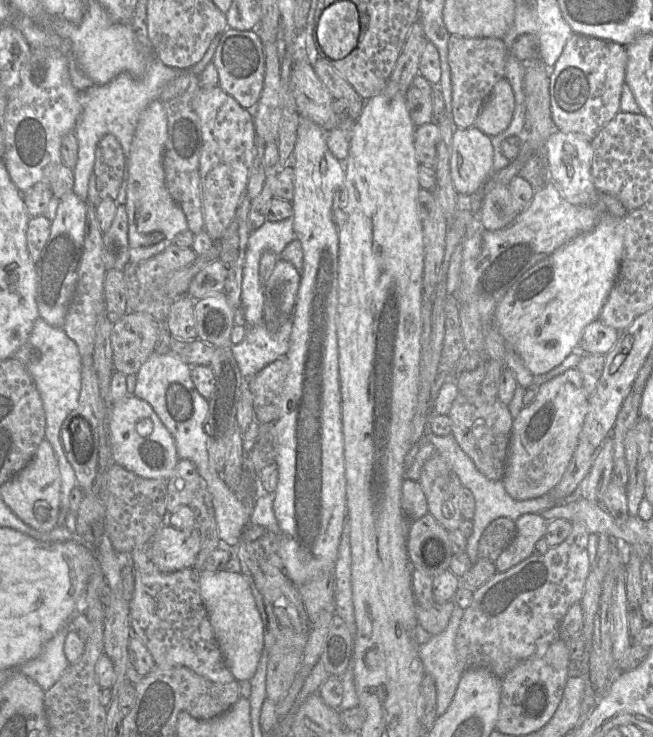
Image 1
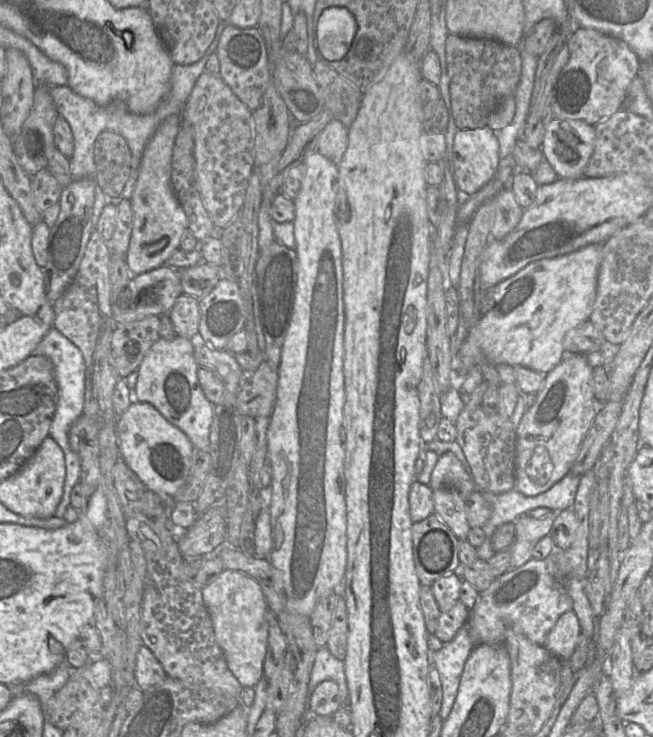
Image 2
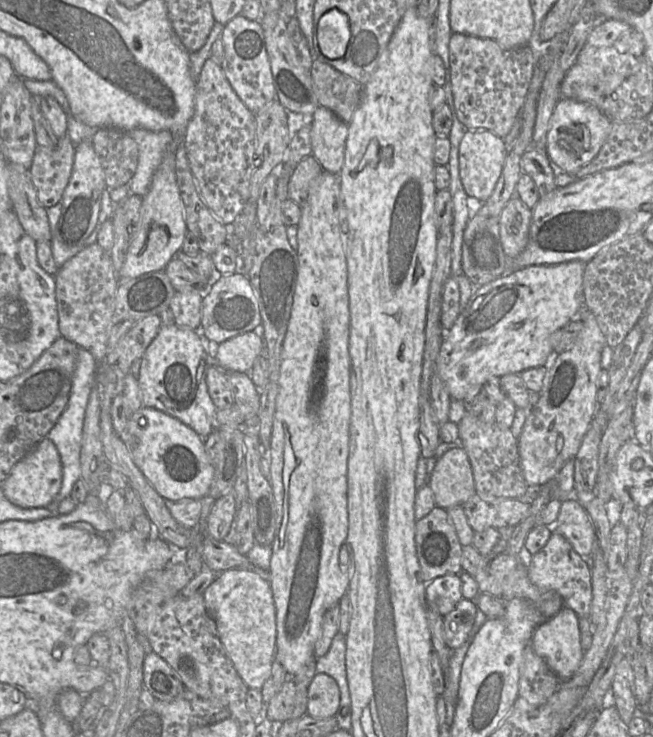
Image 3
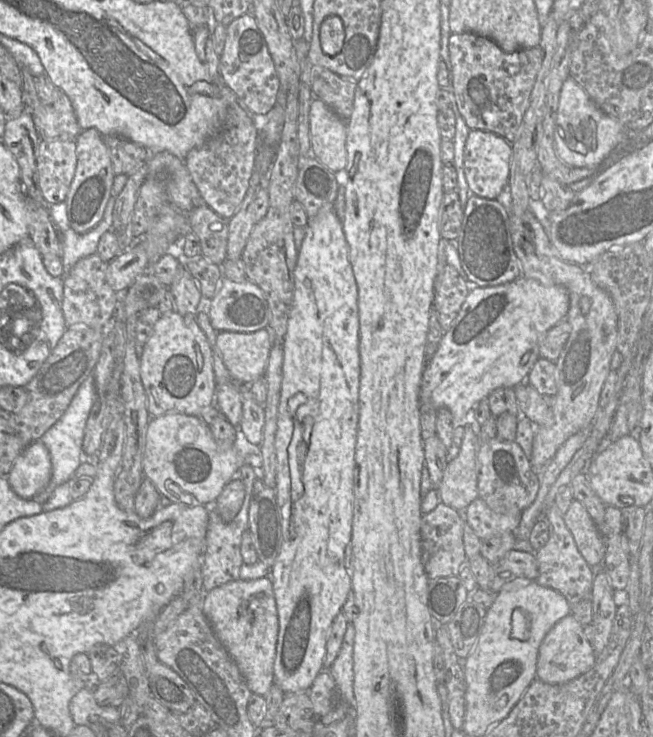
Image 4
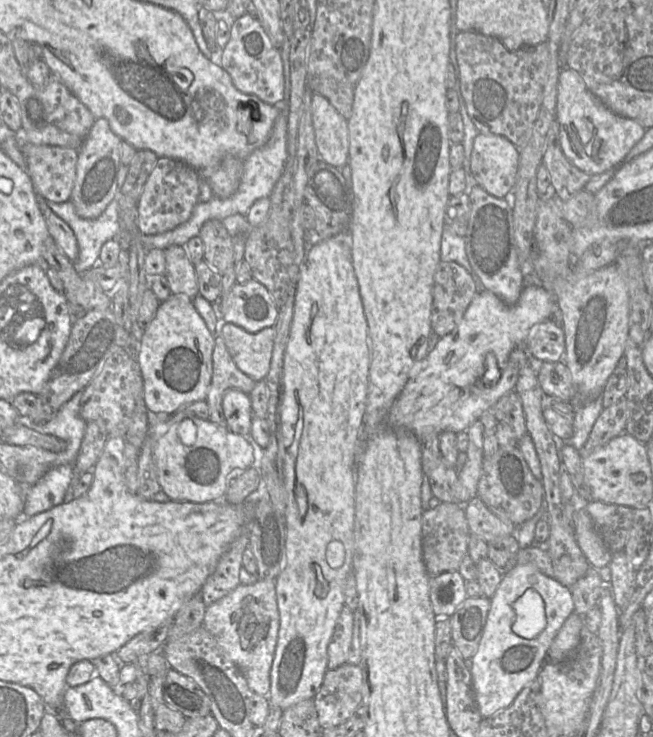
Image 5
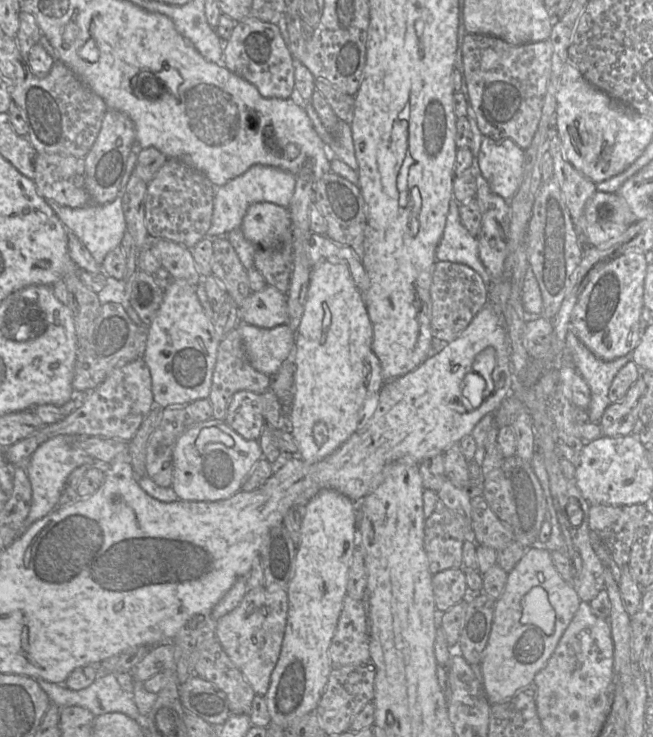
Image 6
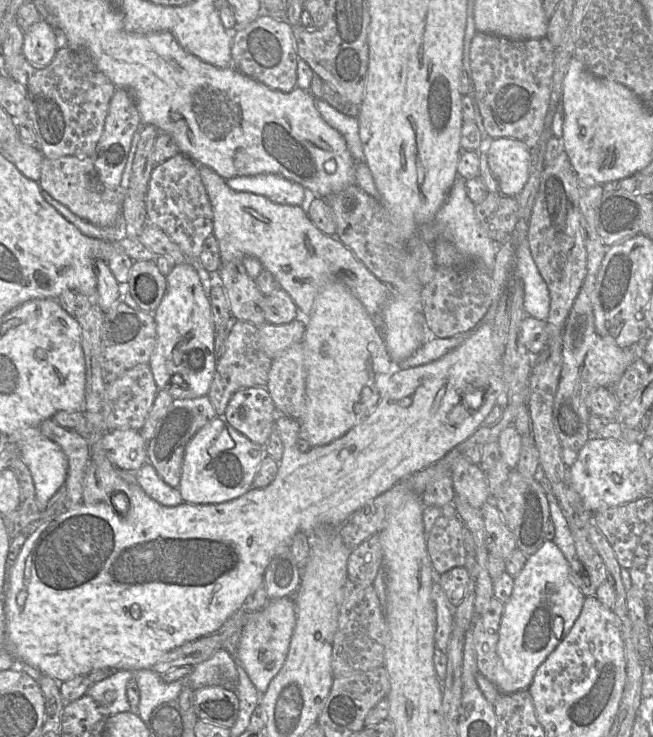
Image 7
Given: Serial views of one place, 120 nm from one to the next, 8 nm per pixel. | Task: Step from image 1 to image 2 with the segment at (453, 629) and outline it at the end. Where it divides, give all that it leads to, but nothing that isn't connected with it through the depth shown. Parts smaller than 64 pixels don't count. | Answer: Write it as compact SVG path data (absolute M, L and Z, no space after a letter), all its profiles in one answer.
M466 622L451 641L430 655L430 663L438 670L442 684L443 699L439 712L442 720L452 710L464 665L474 647Z

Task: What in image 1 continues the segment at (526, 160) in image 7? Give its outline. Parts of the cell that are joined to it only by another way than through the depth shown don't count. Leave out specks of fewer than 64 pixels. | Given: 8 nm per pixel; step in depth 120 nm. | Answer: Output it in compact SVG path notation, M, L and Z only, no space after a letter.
M477 127L453 132L450 171L458 194L473 195L493 173L494 150L491 137Z

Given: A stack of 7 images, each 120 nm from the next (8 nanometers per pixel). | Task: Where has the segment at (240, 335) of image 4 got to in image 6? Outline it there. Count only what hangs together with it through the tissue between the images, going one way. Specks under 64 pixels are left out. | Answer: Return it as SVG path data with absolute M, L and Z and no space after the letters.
M238 322L238 329L251 366L273 377L285 359L292 358L295 349L295 331L288 324L261 328Z

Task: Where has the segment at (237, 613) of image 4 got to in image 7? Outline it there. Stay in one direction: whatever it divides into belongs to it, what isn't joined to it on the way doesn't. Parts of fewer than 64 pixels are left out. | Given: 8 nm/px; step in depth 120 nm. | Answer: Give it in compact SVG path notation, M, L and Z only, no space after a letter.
M293 597L270 600L261 610L250 614L238 643L237 656L257 691L263 695L283 667L296 625Z

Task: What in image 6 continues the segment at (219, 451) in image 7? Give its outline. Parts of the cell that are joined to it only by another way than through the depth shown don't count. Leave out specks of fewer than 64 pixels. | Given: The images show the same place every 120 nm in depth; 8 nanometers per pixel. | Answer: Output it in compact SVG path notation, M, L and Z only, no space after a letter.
M211 418L191 426L178 438L172 456L171 488L181 501L225 500L241 490L243 481L262 457L258 440L245 440L225 421Z

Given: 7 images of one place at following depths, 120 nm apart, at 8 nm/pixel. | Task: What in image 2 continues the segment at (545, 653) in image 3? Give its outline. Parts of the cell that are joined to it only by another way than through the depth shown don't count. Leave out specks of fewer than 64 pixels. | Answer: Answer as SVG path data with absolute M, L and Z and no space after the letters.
M569 610L558 618L542 646L561 659L570 659L576 649L579 633L577 615L573 610Z

